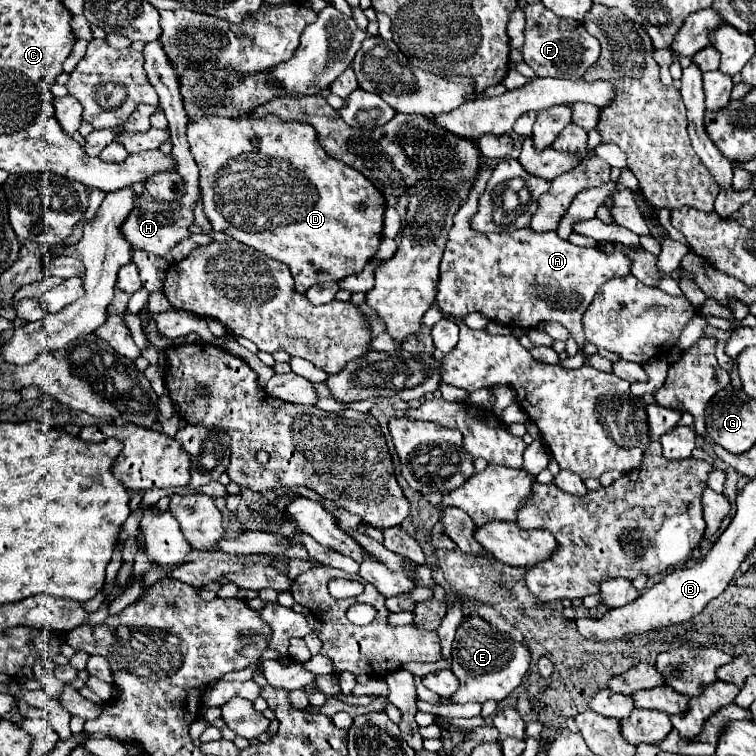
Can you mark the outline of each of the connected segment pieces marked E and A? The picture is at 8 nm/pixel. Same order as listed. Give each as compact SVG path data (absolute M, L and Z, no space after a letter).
M465 617L455 633L451 651L451 671L459 679L459 689L449 697L451 703L485 703L489 699L503 701L513 689L519 687L529 669L529 651L505 635L495 635L495 629L479 617Z
M477 185L475 191L469 195L467 203L455 213L453 227L449 231L449 241L445 245L443 257L441 257L441 279L439 279L439 293L437 293L437 305L445 315L451 317L465 317L467 313L481 313L501 325L507 327L519 327L519 329L533 329L539 323L545 321L557 321L569 329L572 337L577 342L578 351L585 343L582 326L583 313L587 311L589 303L593 301L597 289L607 283L609 279L631 275L631 259L615 247L613 253L603 253L597 247L577 247L565 239L561 239L555 231L549 233L537 233L529 227L521 231L505 231L505 233L491 233L481 235L471 229L469 221L477 211L477 197L485 185Z

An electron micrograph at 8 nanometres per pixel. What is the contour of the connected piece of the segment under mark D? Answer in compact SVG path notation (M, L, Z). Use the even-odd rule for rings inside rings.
M207 115L205 119L199 121L189 121L187 125L187 141L191 145L193 157L199 165L199 183L201 183L201 193L203 193L203 213L209 219L213 231L227 233L231 239L237 239L273 259L279 259L281 263L289 265L293 279L295 279L295 291L305 293L311 285L321 283L321 281L341 281L349 275L361 273L365 263L375 255L381 239L383 239L383 213L385 213L385 197L375 189L375 185L365 179L359 171L353 167L329 157L325 149L317 141L317 133L311 125L305 123L281 123L277 117L269 115L265 119L251 119L251 117L241 117L241 119L227 119L219 115Z

